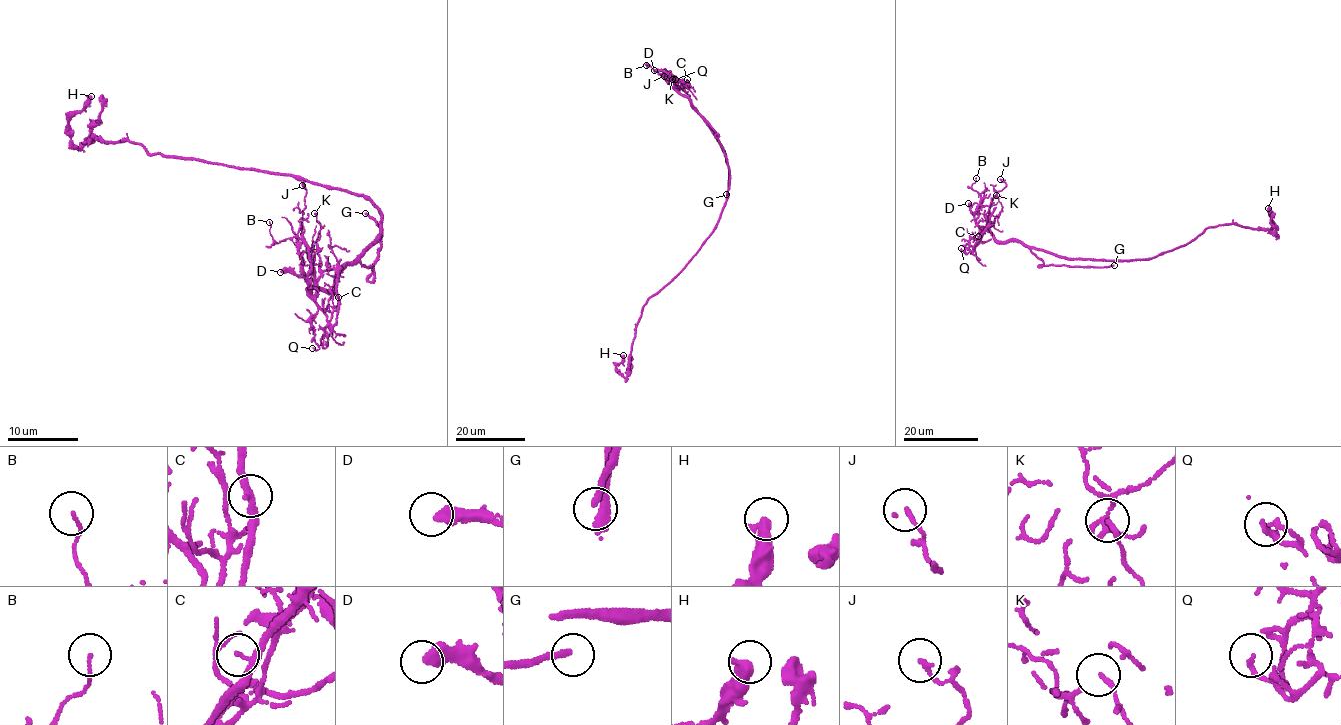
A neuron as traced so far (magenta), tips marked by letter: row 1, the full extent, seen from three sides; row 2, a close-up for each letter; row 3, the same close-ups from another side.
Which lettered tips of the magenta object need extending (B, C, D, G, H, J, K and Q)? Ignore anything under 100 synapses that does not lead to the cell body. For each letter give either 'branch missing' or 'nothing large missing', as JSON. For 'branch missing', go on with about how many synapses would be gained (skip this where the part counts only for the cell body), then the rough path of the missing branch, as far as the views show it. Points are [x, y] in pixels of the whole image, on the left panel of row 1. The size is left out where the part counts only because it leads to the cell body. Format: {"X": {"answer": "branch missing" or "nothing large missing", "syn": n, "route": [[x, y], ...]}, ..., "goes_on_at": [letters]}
{"B": {"answer": "nothing large missing"}, "C": {"answer": "nothing large missing"}, "D": {"answer": "nothing large missing"}, "G": {"answer": "branch missing", "route": [[365, 213], [345, 202], [268, 186], [87, 172], [54, 159], [29, 69], [38, 29], [30, 2]]}, "H": {"answer": "nothing large missing"}, "J": {"answer": "nothing large missing"}, "K": {"answer": "nothing large missing"}, "Q": {"answer": "nothing large missing"}, "goes_on_at": ["G"]}

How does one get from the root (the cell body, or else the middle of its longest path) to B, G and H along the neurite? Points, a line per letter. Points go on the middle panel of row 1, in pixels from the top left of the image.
B: (718, 220), (728, 191), (728, 163), (723, 147), (690, 100), (675, 88), (671, 77), (646, 65)
G: (718, 220), (728, 191), (728, 163), (723, 147), (707, 122), (718, 135), (727, 159), (730, 186), (726, 194)
H: (718, 220), (704, 244), (643, 307), (630, 351), (629, 371), (624, 377), (616, 366), (621, 362), (623, 355)

